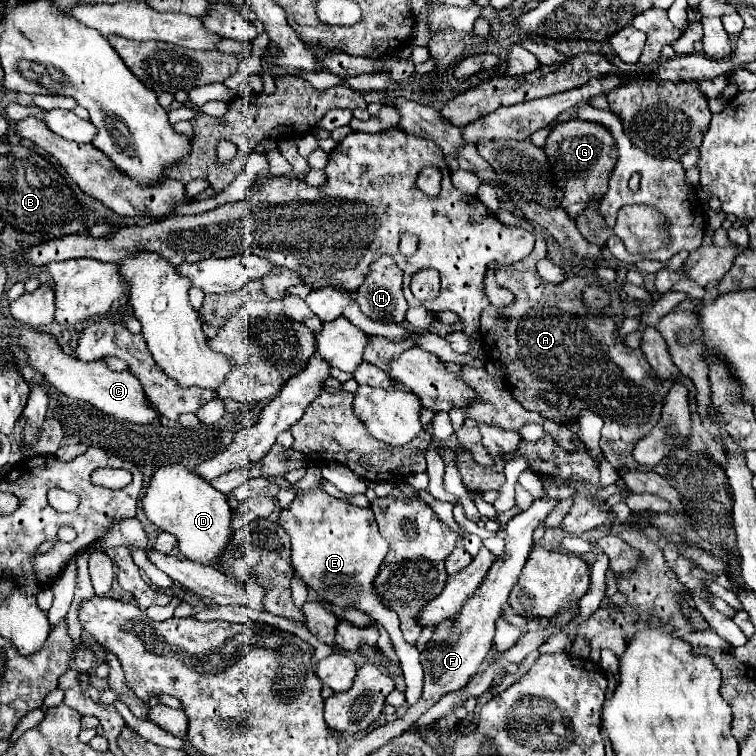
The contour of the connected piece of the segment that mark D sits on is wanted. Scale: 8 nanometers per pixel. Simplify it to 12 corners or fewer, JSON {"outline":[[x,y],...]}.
{"outline":[[182,465],[154,471],[144,515],[184,557],[214,565],[226,495]]}

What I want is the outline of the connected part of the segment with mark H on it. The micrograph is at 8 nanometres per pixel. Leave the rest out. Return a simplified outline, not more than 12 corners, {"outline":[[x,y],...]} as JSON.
{"outline":[[370,265],[356,301],[372,321],[404,321],[402,269]]}

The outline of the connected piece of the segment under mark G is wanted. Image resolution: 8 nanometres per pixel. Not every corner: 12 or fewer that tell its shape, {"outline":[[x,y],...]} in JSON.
{"outline":[[558,123],[546,139],[562,207],[608,191],[618,151],[600,123]]}

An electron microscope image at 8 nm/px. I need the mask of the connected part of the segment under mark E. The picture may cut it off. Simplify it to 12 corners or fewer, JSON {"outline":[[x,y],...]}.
{"outline":[[316,487],[278,523],[322,601],[404,641],[372,585],[388,543],[372,509]]}

